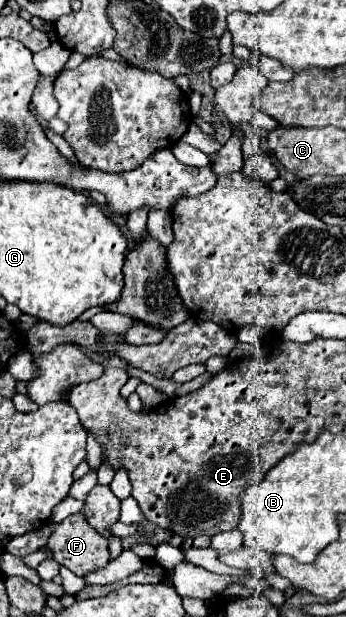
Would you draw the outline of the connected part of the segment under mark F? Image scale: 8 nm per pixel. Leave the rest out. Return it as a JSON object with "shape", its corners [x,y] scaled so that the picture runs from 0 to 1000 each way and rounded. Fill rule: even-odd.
{"shape":[[[202,835],[168,848],[139,874],[139,890],[150,890],[156,906],[173,916],[231,935],[318,909],[312,874],[283,861],[266,861],[237,835]]]}

